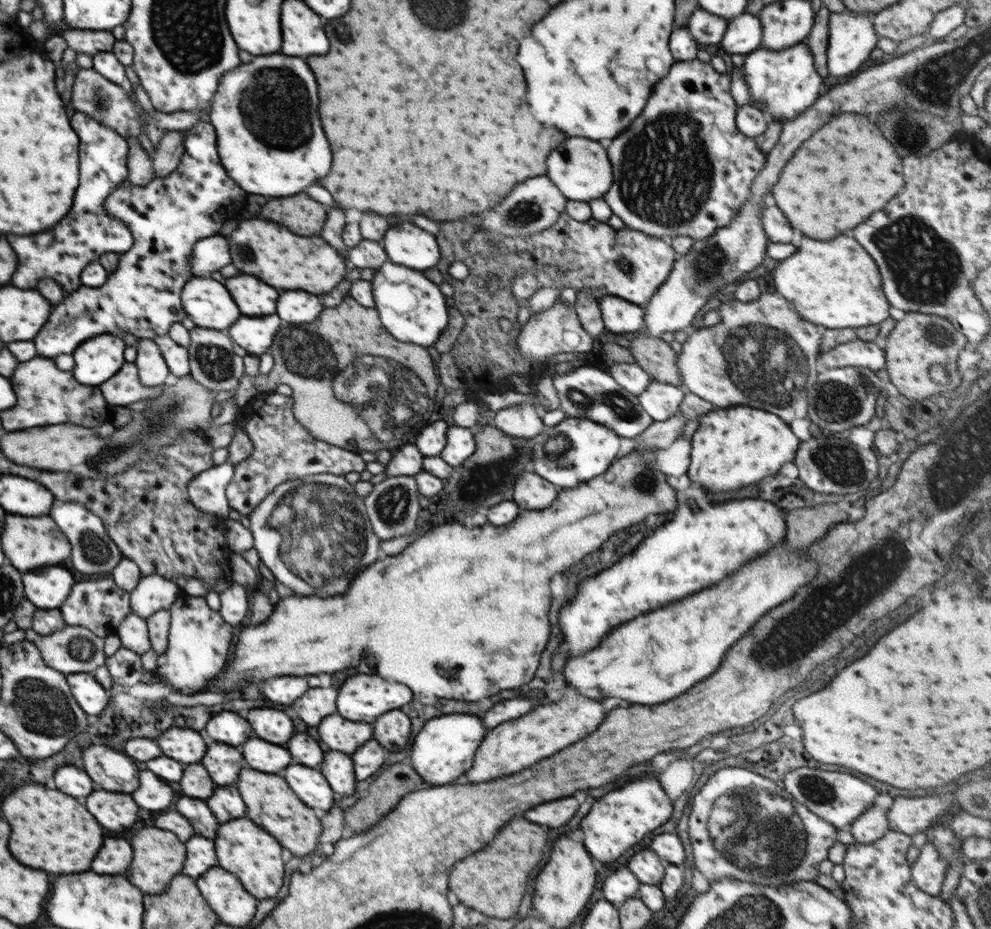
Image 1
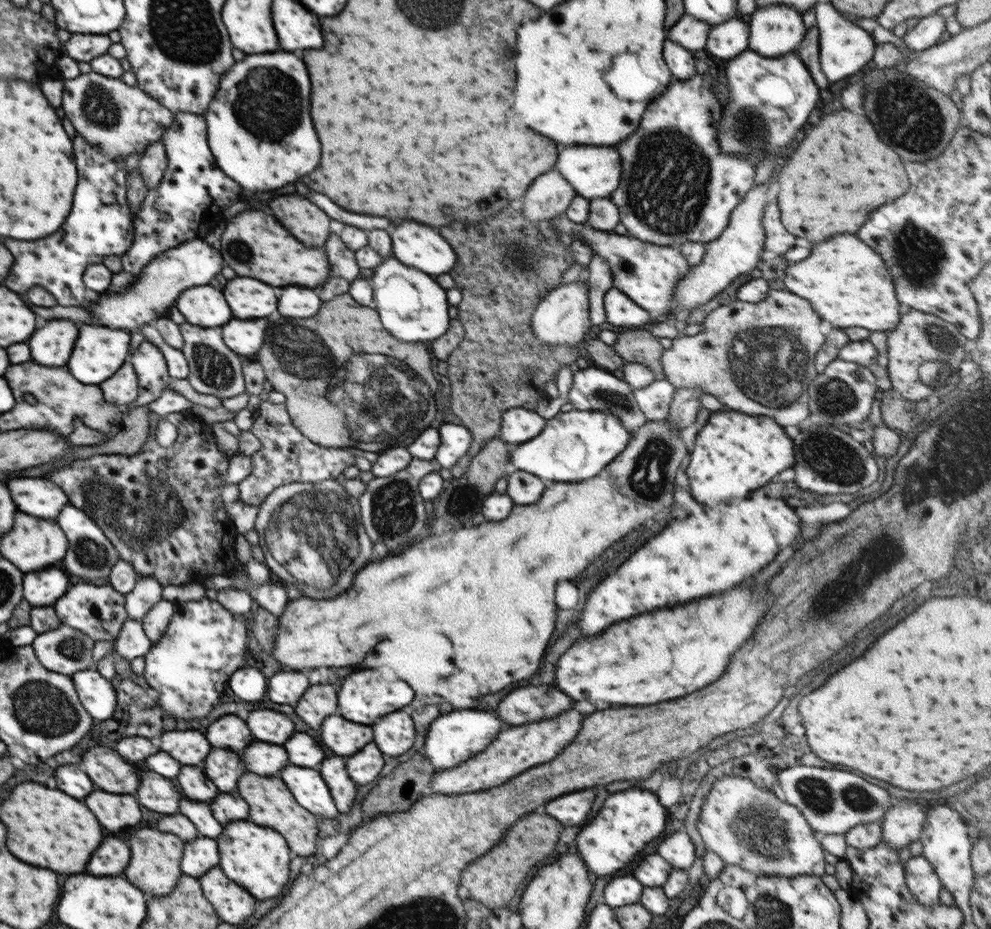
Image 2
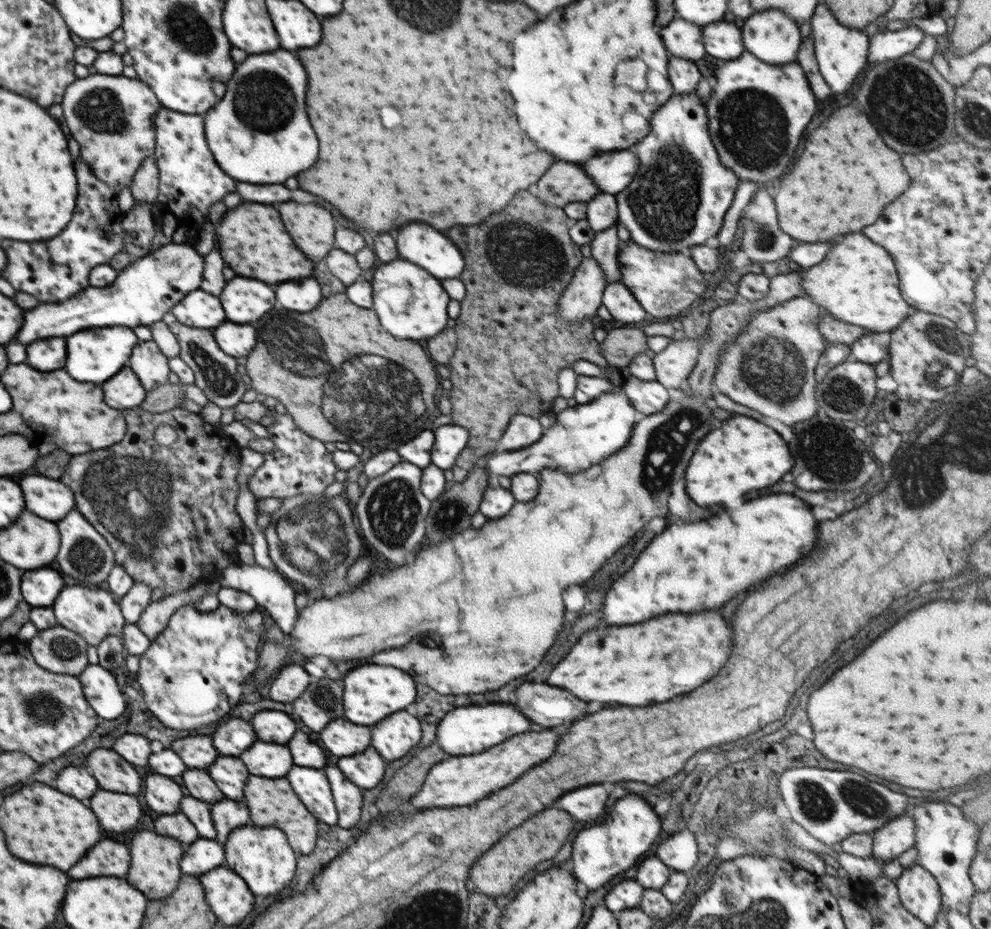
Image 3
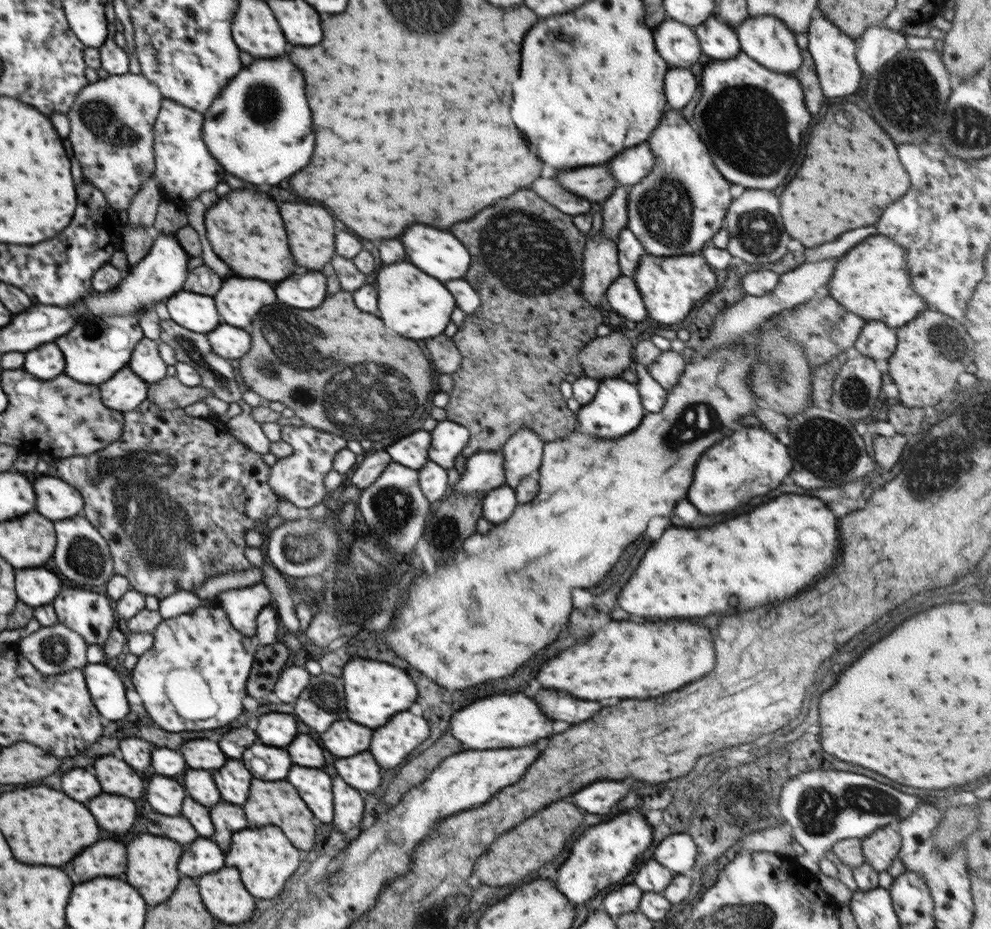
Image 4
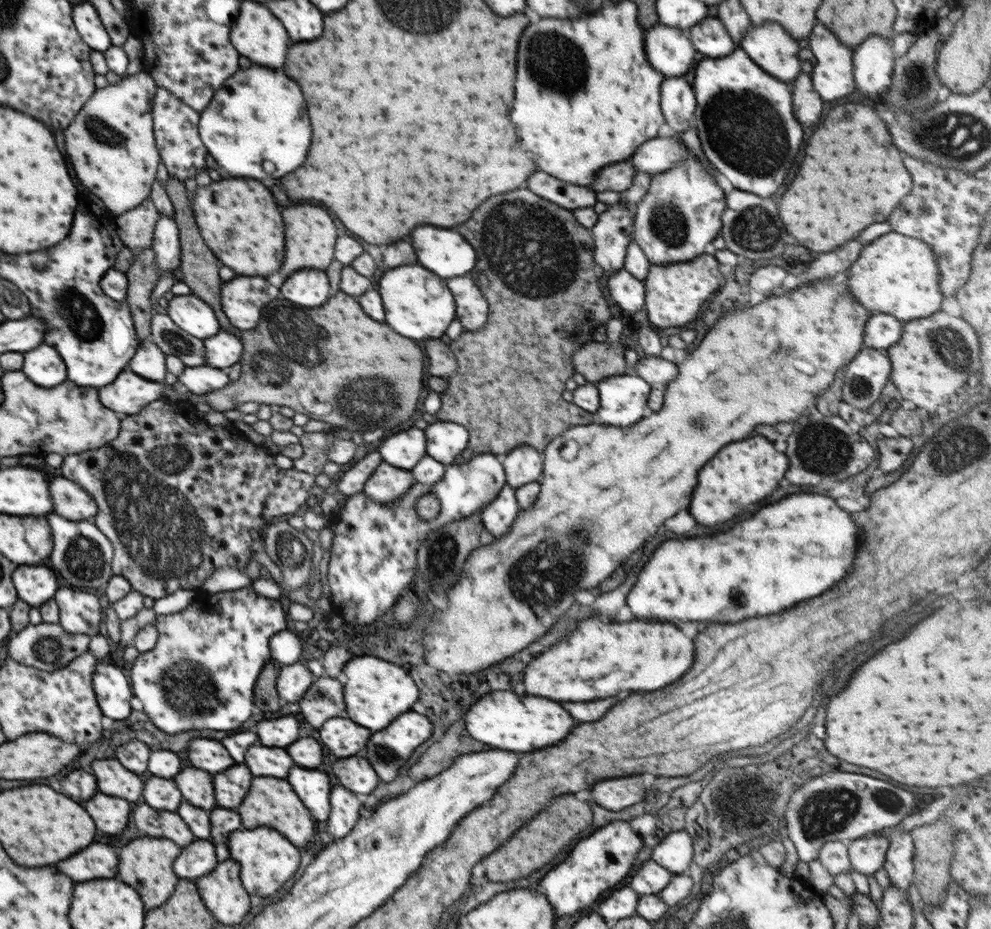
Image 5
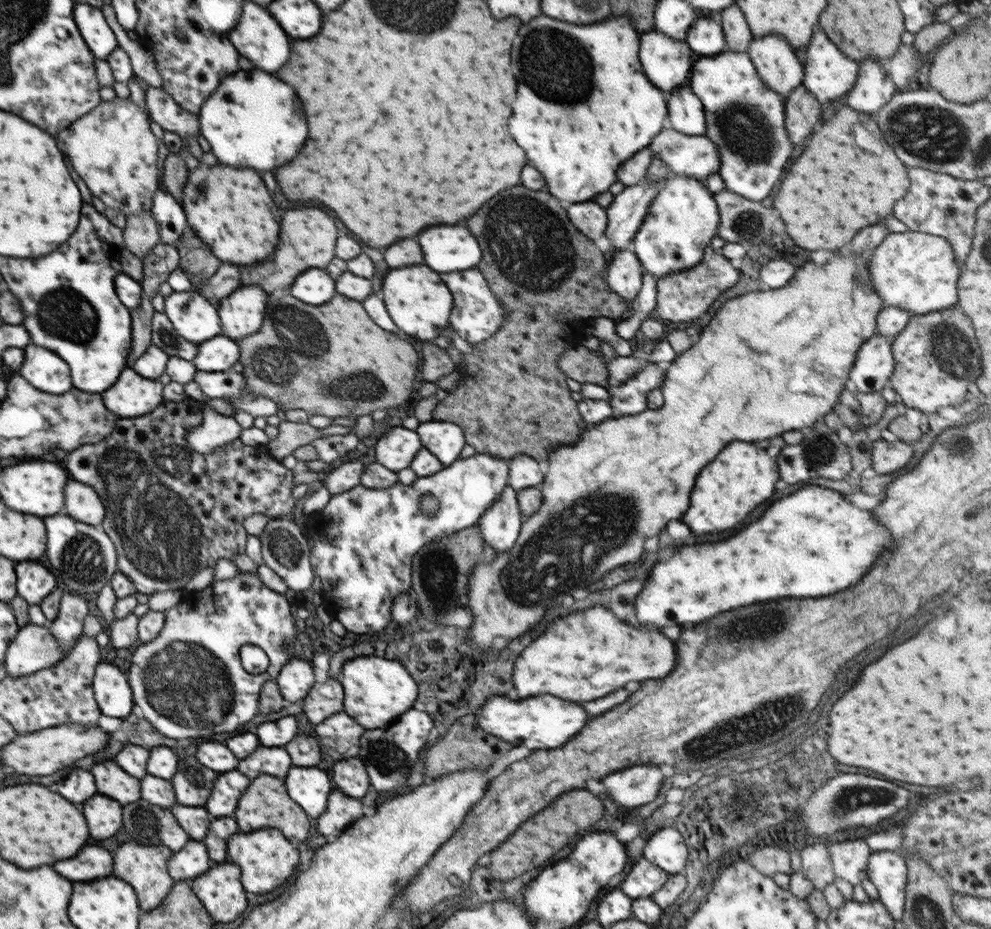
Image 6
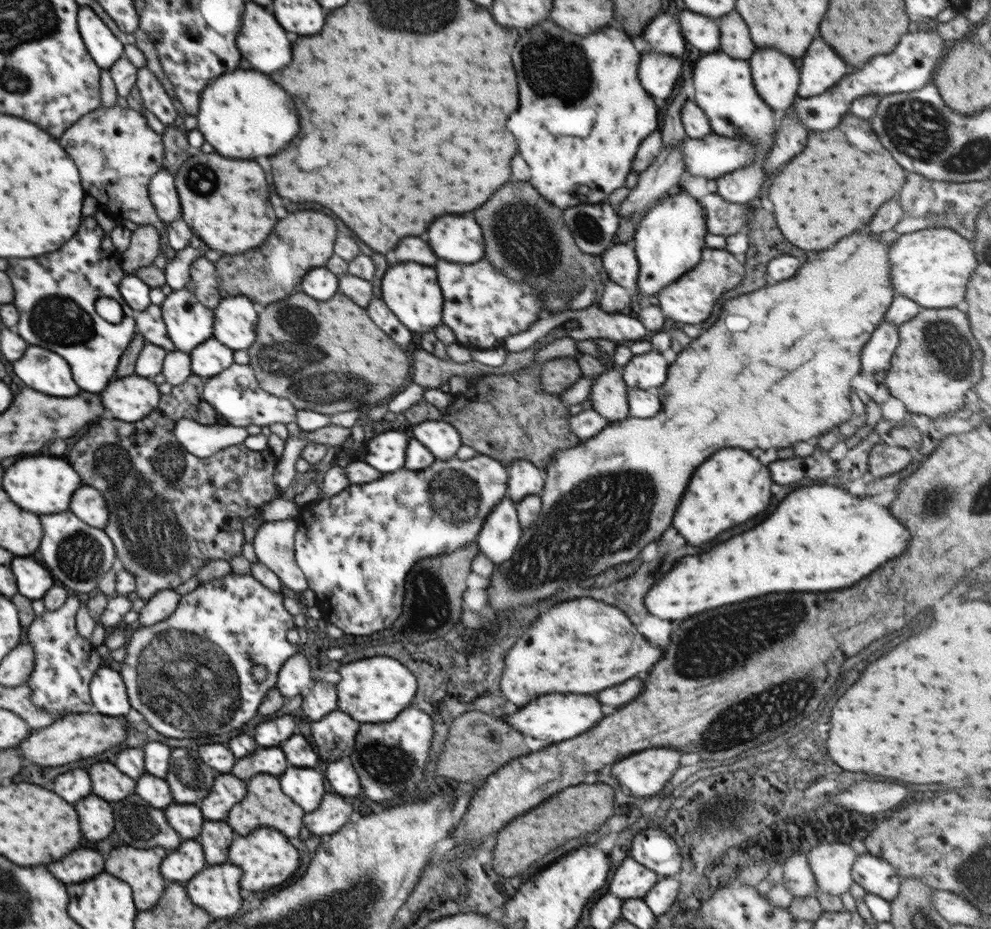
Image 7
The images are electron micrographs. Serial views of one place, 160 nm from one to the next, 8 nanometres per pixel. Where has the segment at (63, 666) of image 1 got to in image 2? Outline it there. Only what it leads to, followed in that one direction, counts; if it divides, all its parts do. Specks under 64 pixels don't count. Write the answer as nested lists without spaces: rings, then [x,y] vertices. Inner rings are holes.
[[[61,625],[52,631],[37,634],[30,645],[44,668],[71,676],[93,668],[94,643],[95,640],[86,633]]]

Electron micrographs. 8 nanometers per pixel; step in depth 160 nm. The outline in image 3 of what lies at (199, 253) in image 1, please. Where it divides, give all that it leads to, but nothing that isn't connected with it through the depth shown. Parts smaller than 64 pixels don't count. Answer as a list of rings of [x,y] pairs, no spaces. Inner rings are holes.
[[[192,243],[165,244],[150,252],[147,256],[135,258],[116,280],[104,288],[88,287],[74,298],[60,304],[40,304],[34,310],[26,312],[24,328],[16,342],[30,344],[38,338],[52,336],[72,336],[82,328],[92,326],[151,326],[161,321],[166,312],[171,312],[189,292],[198,290],[203,279],[204,257]]]

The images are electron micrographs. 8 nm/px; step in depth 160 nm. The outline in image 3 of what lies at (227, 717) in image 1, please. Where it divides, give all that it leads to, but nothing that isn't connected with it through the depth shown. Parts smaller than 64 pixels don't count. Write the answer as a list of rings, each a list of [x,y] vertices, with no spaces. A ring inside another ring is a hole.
[[[232,718],[230,722],[218,726],[212,740],[218,754],[240,756],[244,750],[248,750],[256,742],[256,734],[248,722],[240,718]]]

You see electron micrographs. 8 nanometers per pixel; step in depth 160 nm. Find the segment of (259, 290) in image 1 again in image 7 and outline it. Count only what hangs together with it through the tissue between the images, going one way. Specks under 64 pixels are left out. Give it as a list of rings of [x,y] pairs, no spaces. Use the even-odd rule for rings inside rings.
[[[247,296],[221,299],[214,309],[213,336],[222,344],[236,350],[247,350],[256,338],[259,308]]]

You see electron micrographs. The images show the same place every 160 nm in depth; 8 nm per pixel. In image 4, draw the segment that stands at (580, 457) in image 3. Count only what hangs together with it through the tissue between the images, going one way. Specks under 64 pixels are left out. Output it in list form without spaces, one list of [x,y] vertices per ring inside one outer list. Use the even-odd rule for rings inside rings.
[[[606,377],[600,380],[596,396],[591,401],[576,412],[578,419],[576,430],[596,438],[620,438],[632,432],[647,413],[642,407],[638,389],[622,378]],[[480,451],[467,458],[465,472],[452,486],[454,495],[486,494],[505,484],[504,457],[498,451]]]

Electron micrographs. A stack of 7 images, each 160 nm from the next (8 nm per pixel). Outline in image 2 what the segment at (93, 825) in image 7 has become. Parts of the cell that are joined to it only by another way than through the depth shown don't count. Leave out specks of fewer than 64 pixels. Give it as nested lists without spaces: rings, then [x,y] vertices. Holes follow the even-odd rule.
[[[96,790],[84,798],[84,804],[96,814],[100,824],[108,830],[134,826],[142,820],[142,810],[138,800],[128,794],[120,796],[120,794],[108,794],[108,792]]]

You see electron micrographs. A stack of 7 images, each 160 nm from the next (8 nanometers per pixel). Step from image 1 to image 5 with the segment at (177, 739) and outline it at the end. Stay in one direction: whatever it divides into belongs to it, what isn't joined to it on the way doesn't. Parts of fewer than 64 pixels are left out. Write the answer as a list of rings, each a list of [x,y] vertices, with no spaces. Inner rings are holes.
[[[194,738],[188,744],[188,760],[192,766],[206,770],[206,772],[224,772],[234,764],[232,756],[226,752],[226,748],[216,740],[206,738]]]

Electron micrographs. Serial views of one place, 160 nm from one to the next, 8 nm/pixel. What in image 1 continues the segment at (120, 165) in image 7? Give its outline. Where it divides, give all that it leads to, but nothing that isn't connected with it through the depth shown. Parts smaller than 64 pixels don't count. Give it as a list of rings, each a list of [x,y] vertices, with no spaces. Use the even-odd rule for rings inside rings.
[[[92,67],[89,69],[79,69],[71,95],[76,111],[88,114],[96,122],[112,128],[114,134],[126,140],[128,138],[138,138],[142,132],[146,132],[152,142],[158,142],[158,132],[166,134],[174,131],[188,131],[192,126],[196,126],[196,124],[202,121],[208,121],[207,118],[209,117],[210,108],[201,111],[171,112],[170,114],[155,110],[154,117],[152,117],[145,113],[142,108],[137,108],[136,102],[130,100],[129,94],[126,94],[121,86],[110,82],[110,80],[104,78],[102,74],[98,74]]]

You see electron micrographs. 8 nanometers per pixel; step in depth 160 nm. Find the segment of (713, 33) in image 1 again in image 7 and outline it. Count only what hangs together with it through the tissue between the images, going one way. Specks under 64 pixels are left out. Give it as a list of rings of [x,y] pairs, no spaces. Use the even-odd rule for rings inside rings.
[[[656,51],[641,54],[638,76],[641,85],[654,97],[664,98],[672,94],[676,80],[682,74],[681,57],[668,56]]]

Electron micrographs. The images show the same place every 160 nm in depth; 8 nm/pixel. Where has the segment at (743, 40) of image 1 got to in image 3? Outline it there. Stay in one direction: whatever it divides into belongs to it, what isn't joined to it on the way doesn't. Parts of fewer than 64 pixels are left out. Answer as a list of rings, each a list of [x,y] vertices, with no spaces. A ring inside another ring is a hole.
[[[730,18],[703,26],[702,32],[705,52],[714,58],[734,60],[745,50],[740,28],[730,24]]]

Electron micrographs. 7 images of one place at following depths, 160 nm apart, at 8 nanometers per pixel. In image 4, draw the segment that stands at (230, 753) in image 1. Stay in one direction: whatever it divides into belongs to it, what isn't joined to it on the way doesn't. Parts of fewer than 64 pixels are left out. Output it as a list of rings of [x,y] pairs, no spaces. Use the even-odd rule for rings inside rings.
[[[228,760],[224,768],[216,770],[212,776],[222,794],[222,800],[230,804],[238,804],[238,806],[246,802],[248,792],[250,792],[252,774],[246,770],[246,766],[240,760]]]

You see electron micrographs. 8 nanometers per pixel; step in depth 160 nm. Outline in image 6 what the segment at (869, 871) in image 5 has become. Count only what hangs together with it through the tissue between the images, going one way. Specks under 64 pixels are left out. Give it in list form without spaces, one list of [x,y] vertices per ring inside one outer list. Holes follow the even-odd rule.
[[[831,840],[829,853],[836,879],[847,880],[854,886],[867,878],[868,861],[873,850],[865,840]]]

